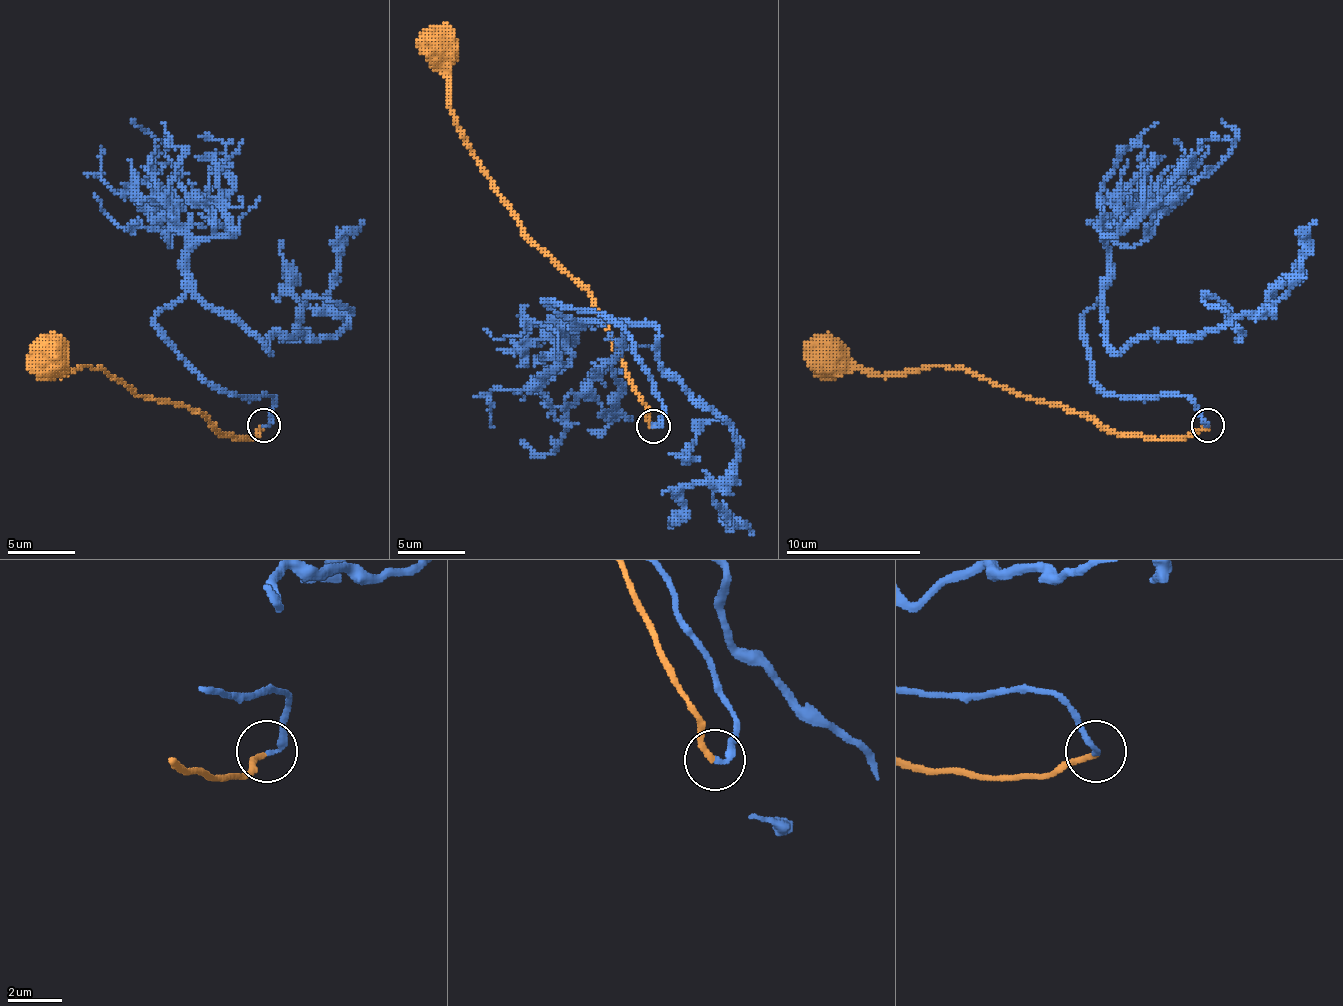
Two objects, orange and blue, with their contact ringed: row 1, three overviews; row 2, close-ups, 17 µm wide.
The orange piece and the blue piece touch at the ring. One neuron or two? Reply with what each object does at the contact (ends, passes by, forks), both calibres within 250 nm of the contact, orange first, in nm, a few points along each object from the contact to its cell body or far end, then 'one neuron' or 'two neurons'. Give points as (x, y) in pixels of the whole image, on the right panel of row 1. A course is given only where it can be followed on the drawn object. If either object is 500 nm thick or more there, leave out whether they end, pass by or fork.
orange ends; blue ends; calibres 200 and 200 nm; course orange (1208, 426), (1165, 440), (1124, 436), (966, 369), (929, 365), (888, 376), (848, 369), (824, 345), (828, 352); course blue (1208, 426), (1185, 396), (1111, 396), (1084, 315), (1101, 291), (1121, 352), (1262, 315), (1316, 221); one neuron

